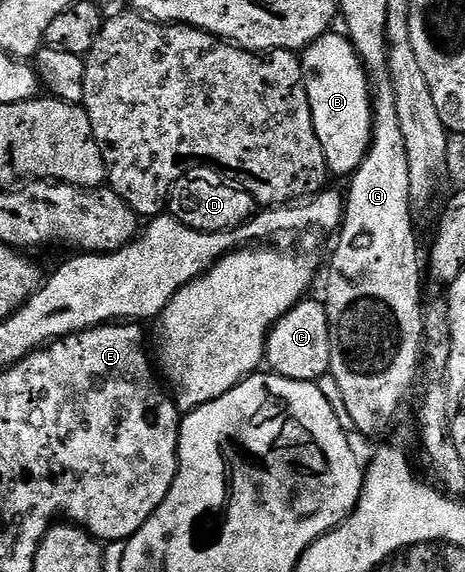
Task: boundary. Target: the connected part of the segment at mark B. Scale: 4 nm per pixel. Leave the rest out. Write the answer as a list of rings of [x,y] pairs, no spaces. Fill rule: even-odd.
[[[329,33],[321,39],[314,40],[304,48],[300,64],[304,70],[306,97],[310,101],[310,113],[314,117],[314,133],[318,133],[318,141],[322,145],[322,153],[326,153],[326,165],[333,176],[351,176],[359,169],[362,161],[368,156],[368,146],[371,143],[371,92],[367,72],[360,61],[359,55],[352,48],[352,42],[347,34]]]

